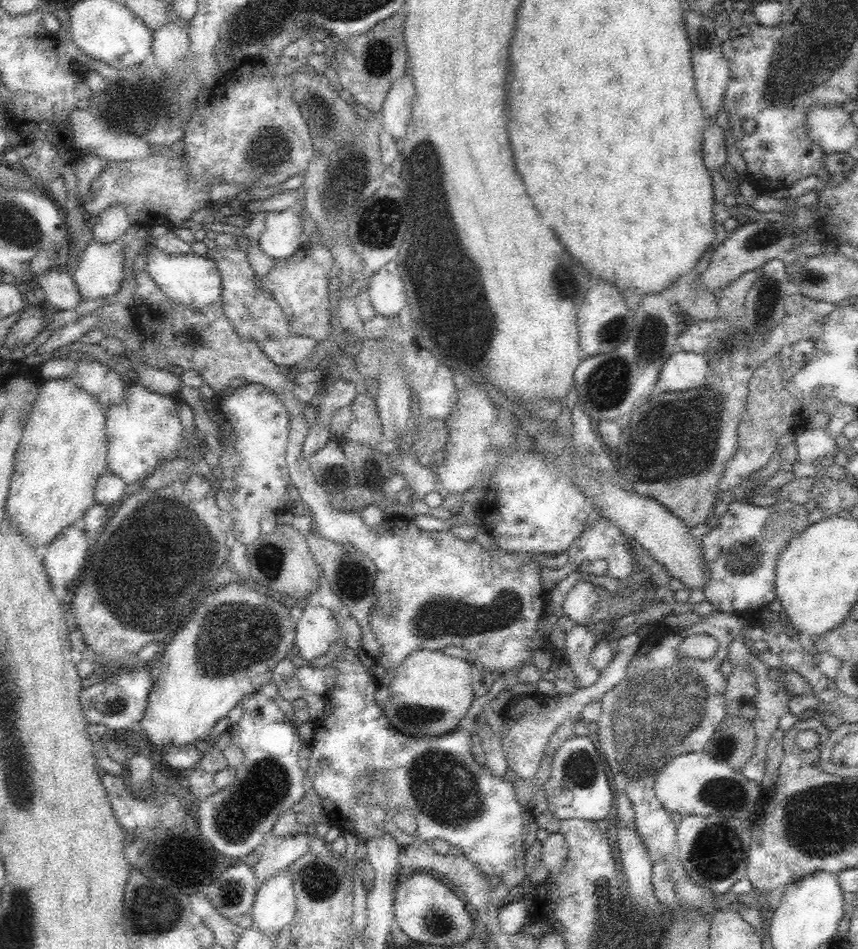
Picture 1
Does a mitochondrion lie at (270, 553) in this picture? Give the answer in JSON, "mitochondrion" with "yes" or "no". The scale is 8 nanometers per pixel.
{"mitochondrion":"yes"}

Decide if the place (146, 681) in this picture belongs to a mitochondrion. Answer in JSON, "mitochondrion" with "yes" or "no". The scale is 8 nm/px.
{"mitochondrion":"no"}

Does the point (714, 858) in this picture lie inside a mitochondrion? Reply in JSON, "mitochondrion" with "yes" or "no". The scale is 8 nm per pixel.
{"mitochondrion":"yes"}

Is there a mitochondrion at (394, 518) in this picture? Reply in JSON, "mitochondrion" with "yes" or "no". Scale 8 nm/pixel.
{"mitochondrion":"no"}

